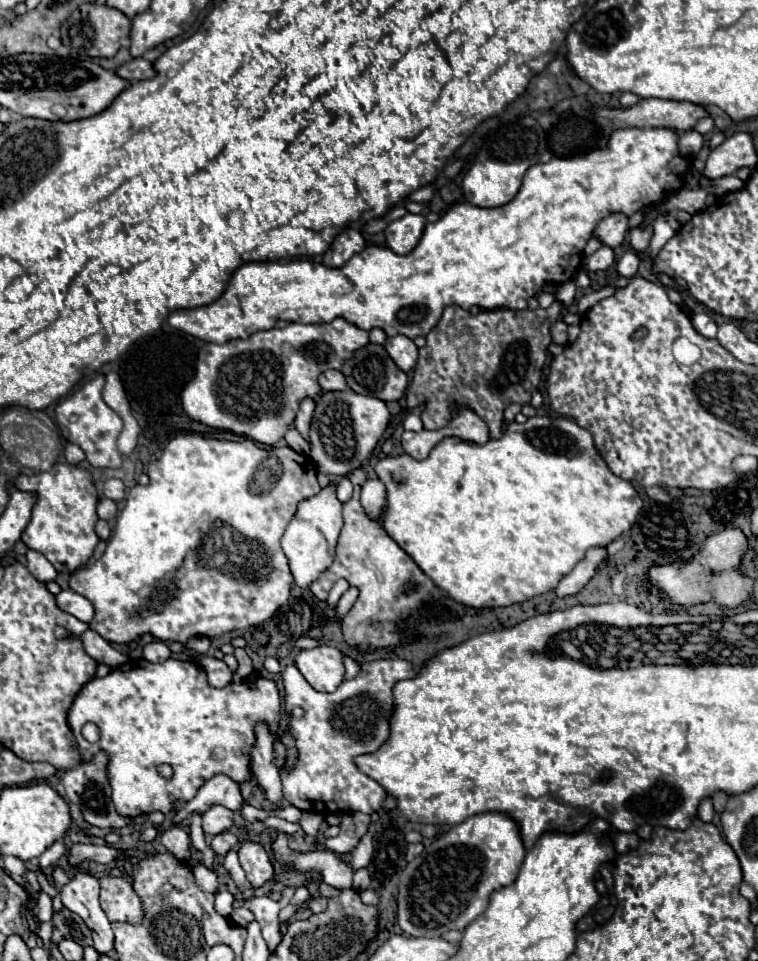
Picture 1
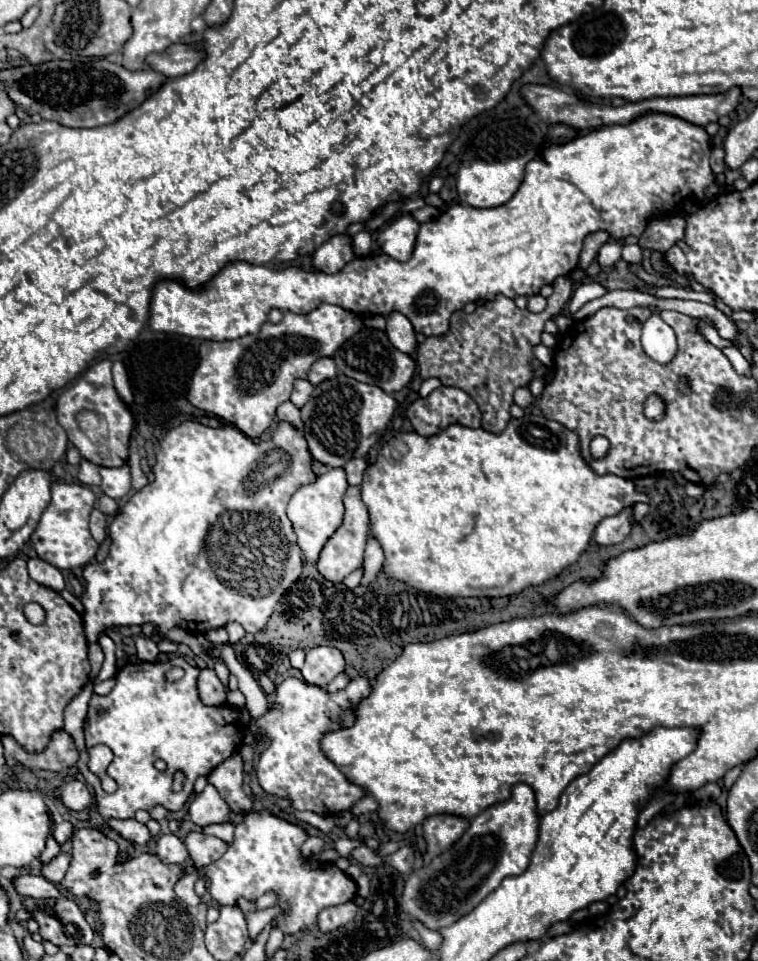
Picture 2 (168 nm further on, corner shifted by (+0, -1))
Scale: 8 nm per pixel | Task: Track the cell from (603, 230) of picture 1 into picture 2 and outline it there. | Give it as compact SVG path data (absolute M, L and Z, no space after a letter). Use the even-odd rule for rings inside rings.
M597 231L597 233L589 233L587 237L585 237L585 243L583 243L583 251L581 251L581 255L579 255L579 267L581 269L587 269L587 265L595 259L595 255L597 255L597 251L607 243L611 239L611 235L607 233L607 231Z

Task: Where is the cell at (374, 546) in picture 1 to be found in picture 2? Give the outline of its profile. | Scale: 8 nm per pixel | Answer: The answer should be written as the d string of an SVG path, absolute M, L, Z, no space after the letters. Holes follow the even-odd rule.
M349 487L343 497L343 503L345 503L343 523L333 533L329 543L323 547L319 561L317 561L319 573L331 583L341 583L341 579L345 575L349 575L351 571L355 571L363 565L363 549L366 546L367 533L369 533L369 511L361 499L361 487Z

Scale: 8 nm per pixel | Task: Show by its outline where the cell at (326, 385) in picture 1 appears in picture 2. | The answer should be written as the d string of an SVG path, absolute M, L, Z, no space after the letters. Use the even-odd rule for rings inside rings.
M319 359L317 363L313 363L311 371L309 371L309 383L311 385L319 385L327 379L337 377L337 367L333 363L333 359Z

